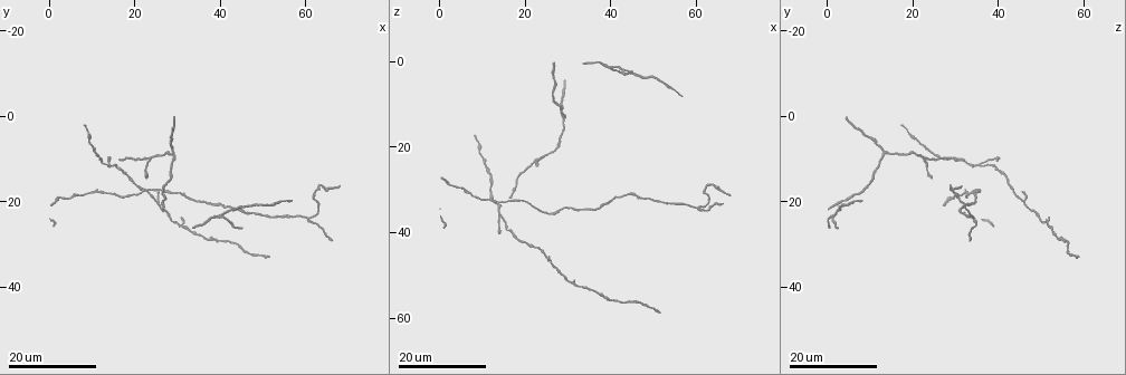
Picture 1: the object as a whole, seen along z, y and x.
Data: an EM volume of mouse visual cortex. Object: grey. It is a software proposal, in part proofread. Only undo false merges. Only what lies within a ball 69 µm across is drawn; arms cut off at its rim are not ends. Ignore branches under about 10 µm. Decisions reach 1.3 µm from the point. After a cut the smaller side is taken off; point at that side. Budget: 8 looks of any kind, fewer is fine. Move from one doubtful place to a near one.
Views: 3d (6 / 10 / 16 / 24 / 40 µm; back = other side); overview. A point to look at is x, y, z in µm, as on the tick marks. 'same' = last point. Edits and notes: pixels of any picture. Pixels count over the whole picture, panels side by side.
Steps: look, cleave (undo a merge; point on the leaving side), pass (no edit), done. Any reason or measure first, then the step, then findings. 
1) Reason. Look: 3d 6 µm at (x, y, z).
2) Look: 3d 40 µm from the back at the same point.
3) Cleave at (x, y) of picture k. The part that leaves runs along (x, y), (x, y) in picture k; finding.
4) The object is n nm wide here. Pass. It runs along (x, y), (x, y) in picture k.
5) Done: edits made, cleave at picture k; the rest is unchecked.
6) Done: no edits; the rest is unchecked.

Three-way junction. Look: 3d 16 µm at (29.0, 8.5, 13.5).

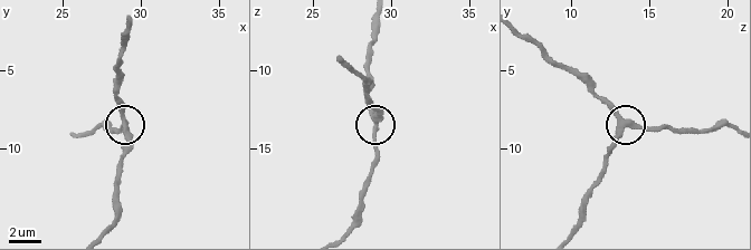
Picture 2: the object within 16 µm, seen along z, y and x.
Look: 3d 6 µm at (28.8, 8.4, 13.2).

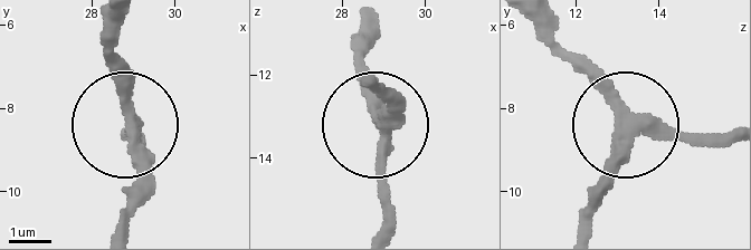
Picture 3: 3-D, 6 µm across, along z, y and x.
3 arms meet here. Pass. It runs along (726, 132), (640, 128), (526, 18) in picture 3; all the same cell.

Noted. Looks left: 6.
Thick turns thin. Look: 3d 16 µm at (28.0, 8.5, 18.0).

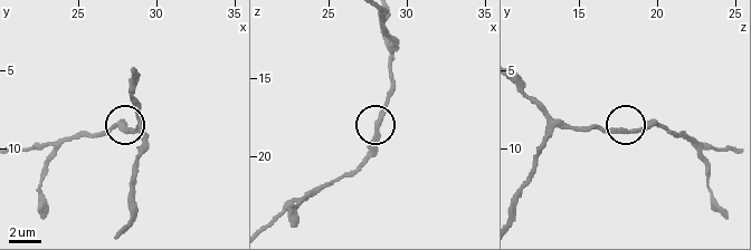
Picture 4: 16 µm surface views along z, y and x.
Look: 3d 10 µm at (28.0, 9.0, 18.2).

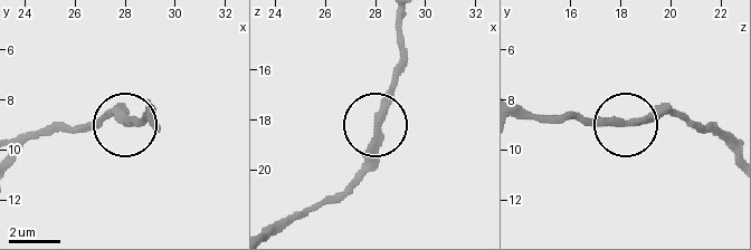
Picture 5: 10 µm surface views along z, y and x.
Look: 3d 6 µm at (28.2, 9.0, 18.1).

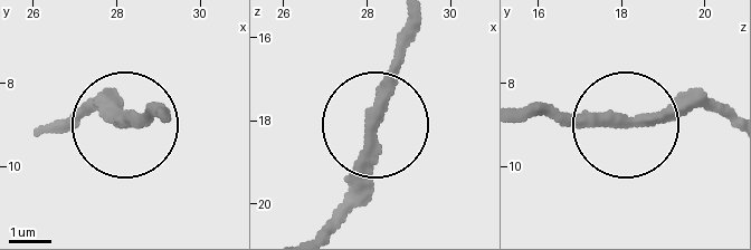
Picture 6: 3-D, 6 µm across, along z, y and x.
The object is 300 nm wide here. Pass. It runs along (323, 223), (349, 192), (406, 21) in picture 6; continuous, no second cell.

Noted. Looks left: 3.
Look: 3d 24 µm at (14.5, 12.0, 34.0).

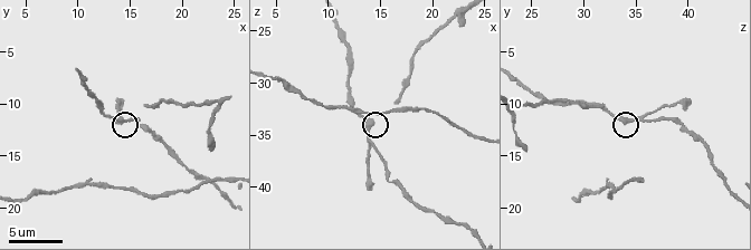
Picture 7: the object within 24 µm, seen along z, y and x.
Look: 3d 10 µm at (14.0, 11.4, 34.2).

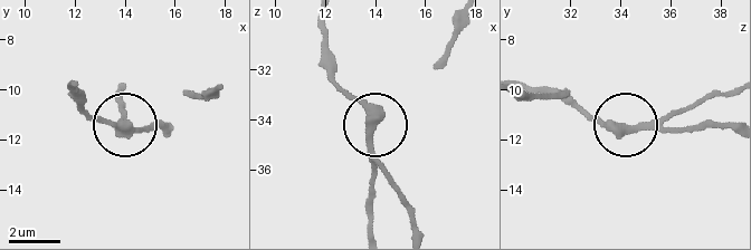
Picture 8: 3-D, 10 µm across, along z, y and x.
Look: 3d 10 µm from the back at (13.9, 11.5, 34.1).

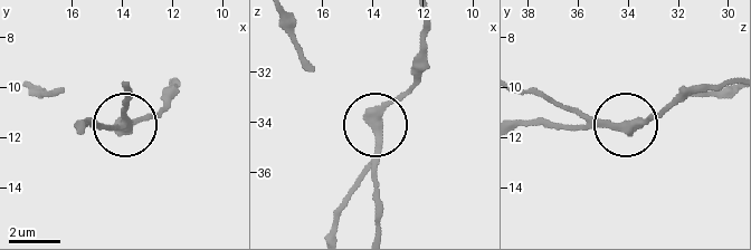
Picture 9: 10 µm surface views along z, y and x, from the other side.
The object is 390 nm wide here. Pass. One cell here.

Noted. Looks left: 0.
Done: no edits; the rest is unchecked.

